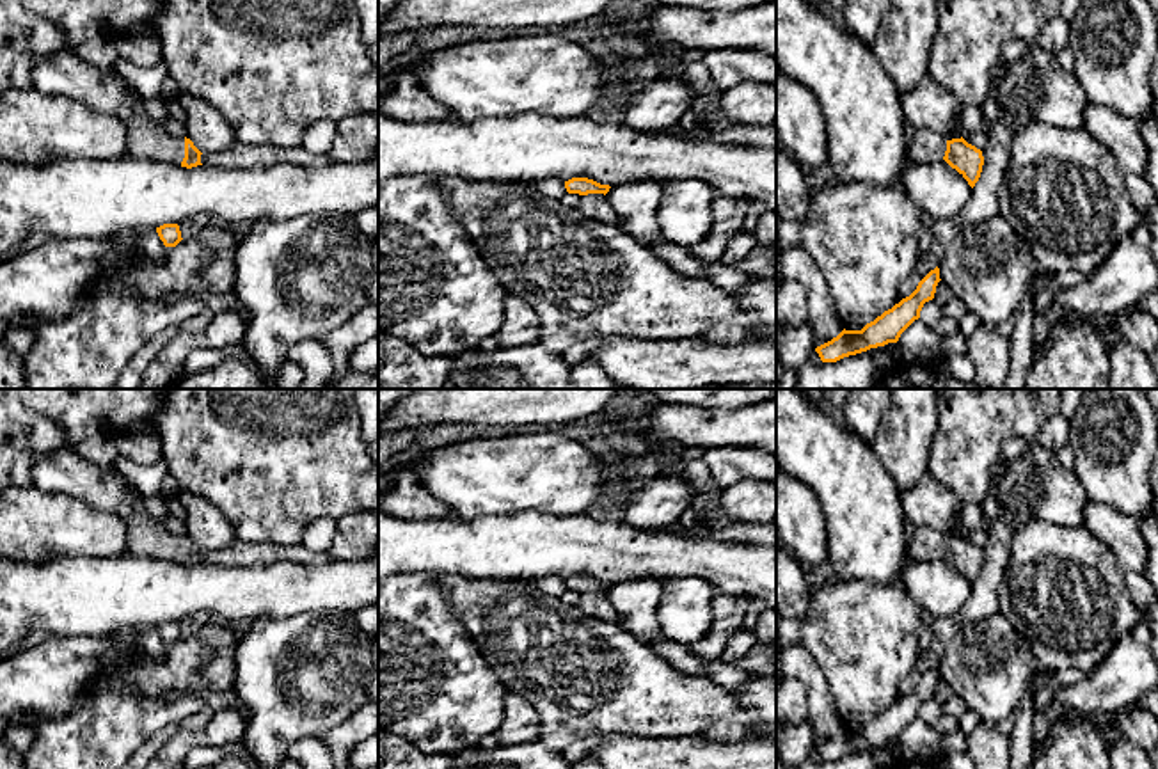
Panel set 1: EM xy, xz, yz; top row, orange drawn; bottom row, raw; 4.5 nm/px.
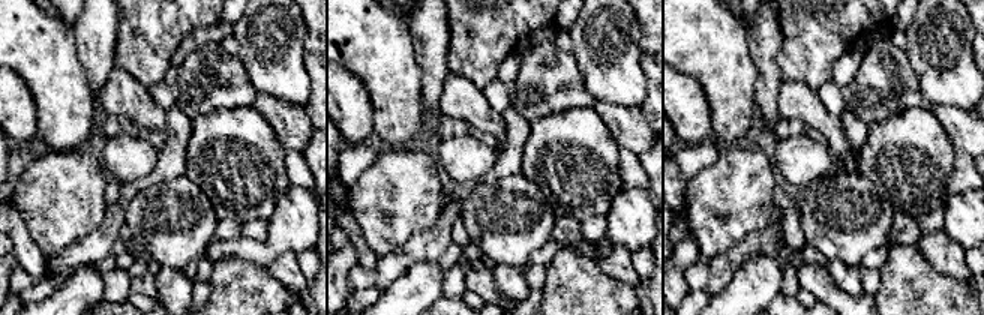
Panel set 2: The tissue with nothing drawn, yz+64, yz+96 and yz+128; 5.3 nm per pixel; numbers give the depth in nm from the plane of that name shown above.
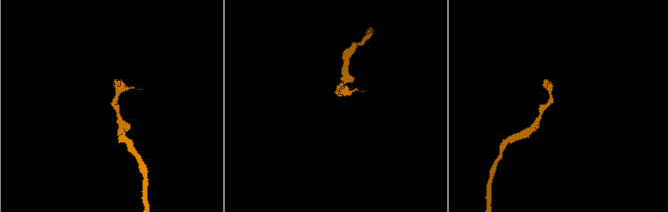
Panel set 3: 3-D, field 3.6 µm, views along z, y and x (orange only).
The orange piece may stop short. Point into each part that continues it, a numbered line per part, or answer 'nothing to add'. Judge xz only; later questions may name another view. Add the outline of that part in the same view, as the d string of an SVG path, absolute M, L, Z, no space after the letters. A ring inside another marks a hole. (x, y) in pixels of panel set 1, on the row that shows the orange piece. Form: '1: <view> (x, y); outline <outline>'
nothing to add

